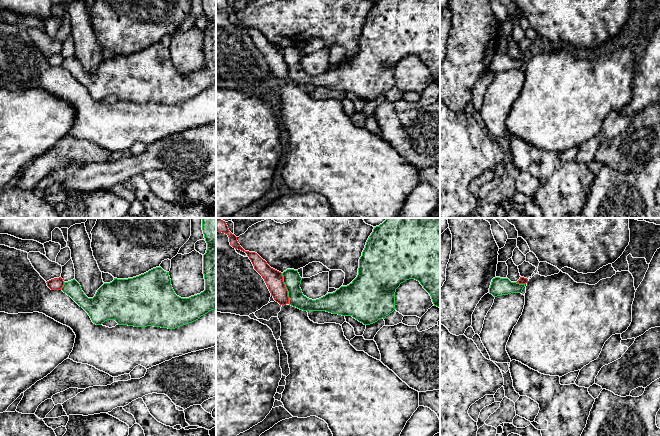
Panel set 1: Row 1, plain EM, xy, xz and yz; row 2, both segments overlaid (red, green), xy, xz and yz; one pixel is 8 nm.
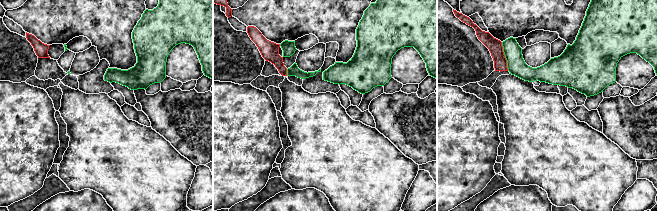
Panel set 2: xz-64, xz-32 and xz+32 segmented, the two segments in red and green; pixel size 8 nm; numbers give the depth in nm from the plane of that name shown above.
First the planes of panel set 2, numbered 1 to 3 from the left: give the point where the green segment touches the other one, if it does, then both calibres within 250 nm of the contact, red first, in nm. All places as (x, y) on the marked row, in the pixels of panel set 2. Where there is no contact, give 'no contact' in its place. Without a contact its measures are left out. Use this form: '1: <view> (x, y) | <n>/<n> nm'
1: no contact
2: xz-32 (286, 72) | 150/80 nm
3: xz+32 (504, 56) | 120/150 nm

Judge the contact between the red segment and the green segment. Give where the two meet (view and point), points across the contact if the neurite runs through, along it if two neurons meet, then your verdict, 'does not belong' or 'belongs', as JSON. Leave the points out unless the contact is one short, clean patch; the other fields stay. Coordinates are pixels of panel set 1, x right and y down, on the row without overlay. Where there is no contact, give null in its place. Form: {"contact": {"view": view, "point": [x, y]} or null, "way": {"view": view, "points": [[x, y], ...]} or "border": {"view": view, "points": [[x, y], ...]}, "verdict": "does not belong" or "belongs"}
{"contact": {"view": "xz", "point": [285, 64]}, "border": {"view": "xz", "points": [[281, 49], [289, 79]]}, "verdict": "does not belong"}

